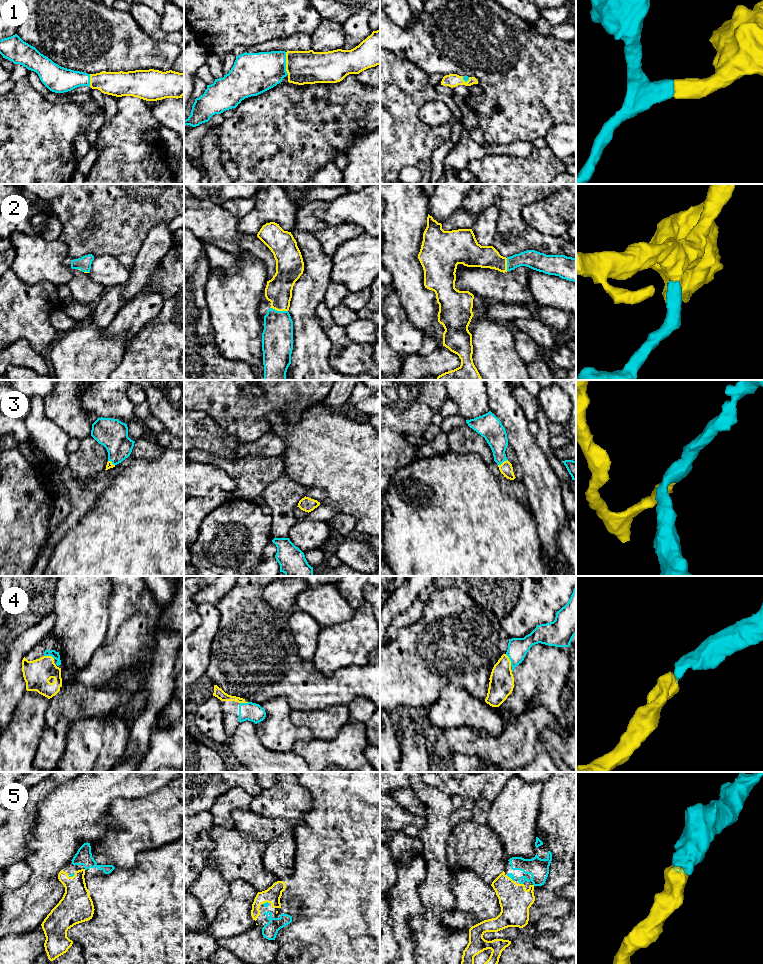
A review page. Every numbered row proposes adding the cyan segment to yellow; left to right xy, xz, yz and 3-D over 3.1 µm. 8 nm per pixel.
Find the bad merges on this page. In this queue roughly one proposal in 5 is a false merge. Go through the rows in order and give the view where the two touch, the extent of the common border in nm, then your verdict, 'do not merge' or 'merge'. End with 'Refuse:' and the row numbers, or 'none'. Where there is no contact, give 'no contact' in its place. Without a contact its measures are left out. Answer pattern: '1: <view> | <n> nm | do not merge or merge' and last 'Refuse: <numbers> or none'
1: xz | 190 nm | merge
2: xz | 150 nm | merge
3: yz | 90 nm | merge
4: yz | 110 nm | merge
5: yz | 30 nm | merge
Refuse: none

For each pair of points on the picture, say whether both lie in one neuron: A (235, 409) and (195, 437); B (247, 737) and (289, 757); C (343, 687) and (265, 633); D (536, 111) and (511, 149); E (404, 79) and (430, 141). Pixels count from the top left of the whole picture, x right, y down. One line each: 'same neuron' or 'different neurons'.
A: different neurons
B: same neuron
C: same neuron
D: different neurons
E: same neuron

